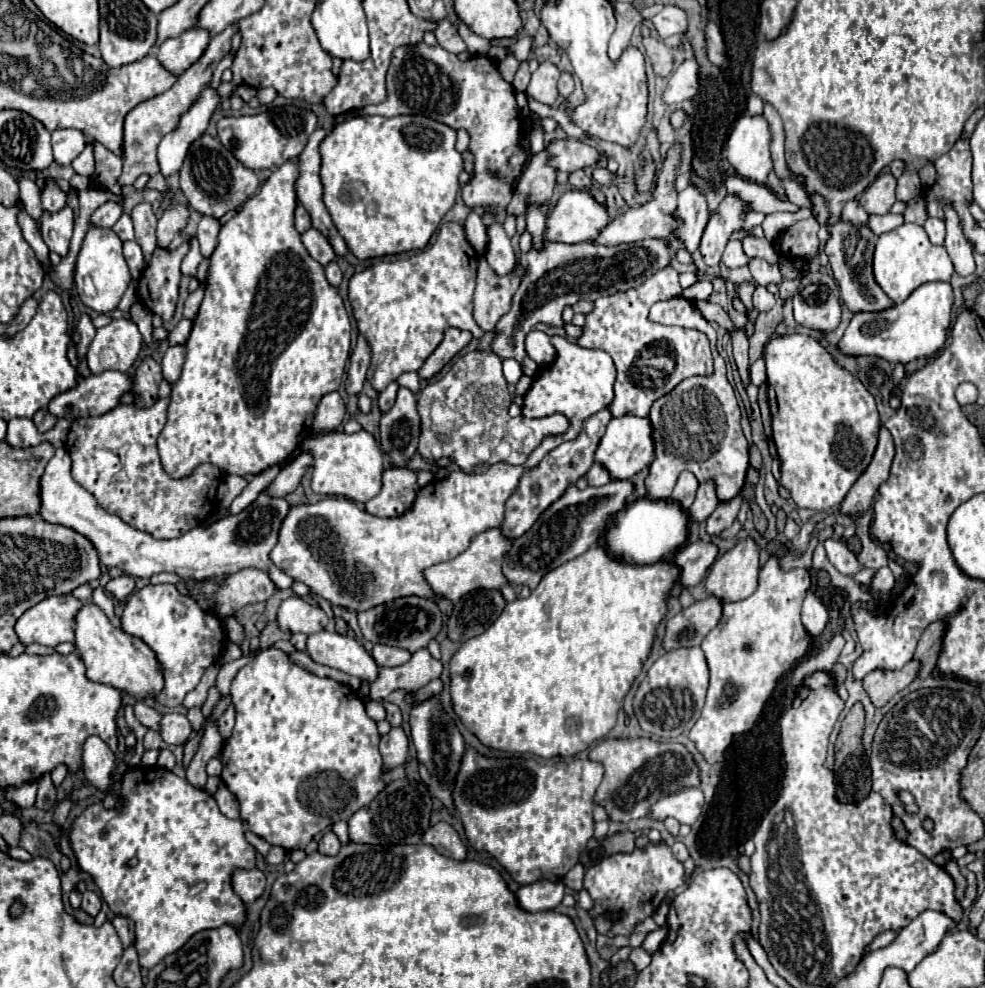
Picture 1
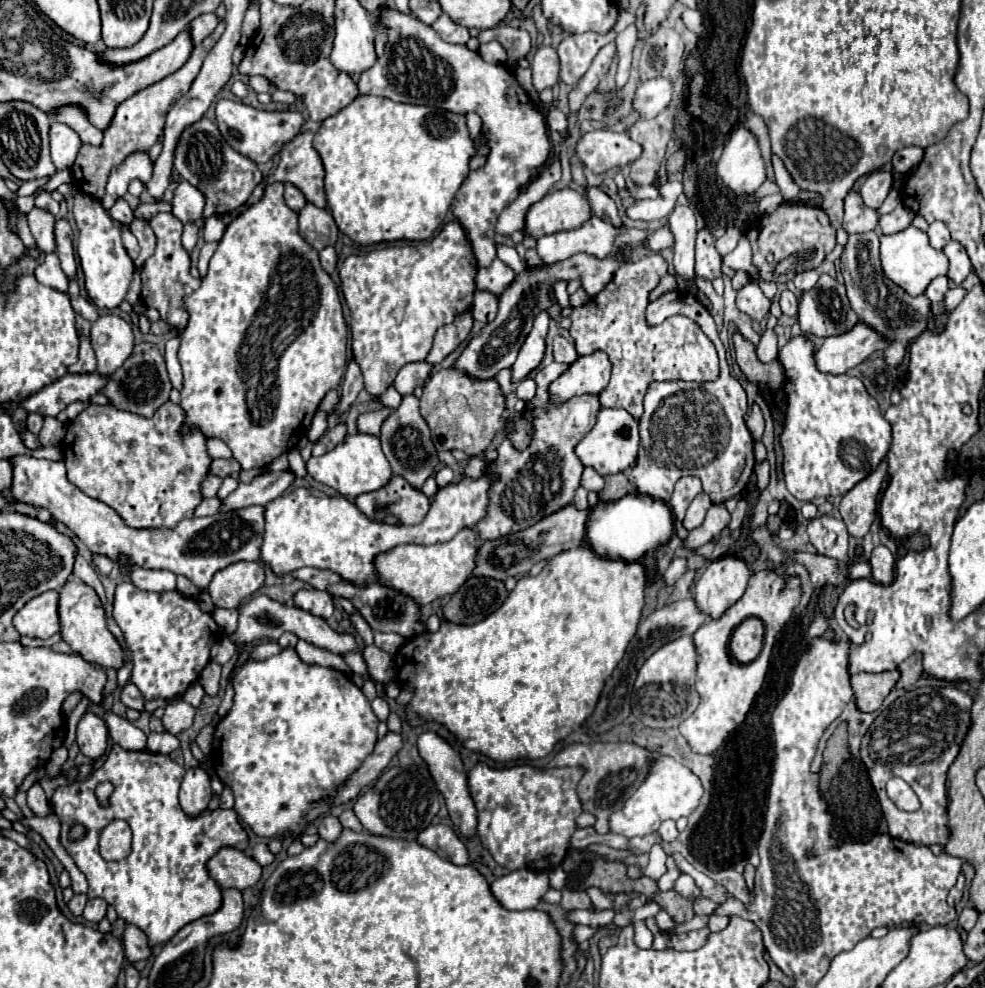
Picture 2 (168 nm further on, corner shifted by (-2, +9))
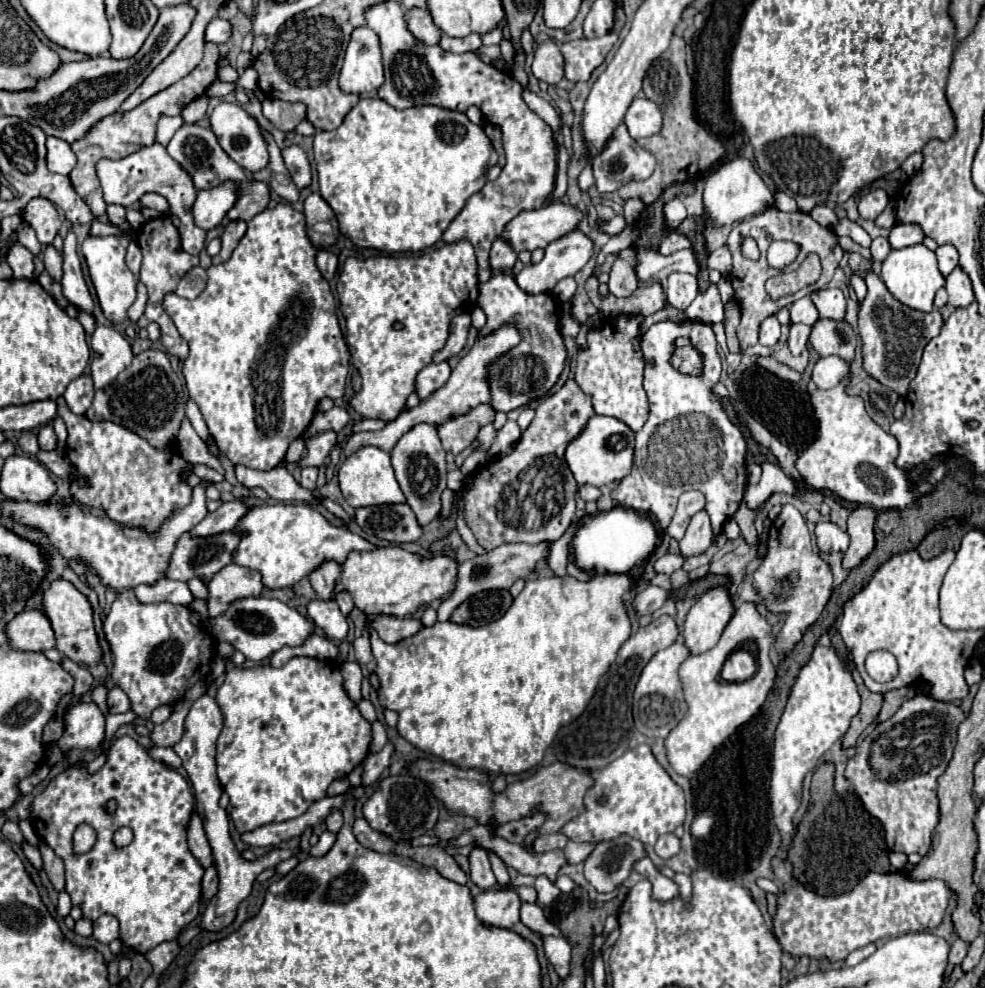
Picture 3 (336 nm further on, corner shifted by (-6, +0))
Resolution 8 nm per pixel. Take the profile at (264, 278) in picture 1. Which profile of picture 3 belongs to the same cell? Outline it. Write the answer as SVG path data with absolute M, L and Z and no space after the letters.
M279 203L275 209L265 209L263 213L259 213L257 217L253 217L247 223L247 233L243 235L243 239L239 241L239 245L235 247L235 251L227 263L211 265L207 269L207 275L209 275L207 287L197 299L189 301L175 293L165 295L165 299L163 299L163 311L171 317L179 335L183 339L189 339L189 357L185 359L185 365L183 365L183 375L187 381L189 395L199 405L199 409L207 421L207 427L209 427L211 435L215 437L215 443L219 445L221 453L227 455L235 465L245 465L245 467L259 469L259 471L269 471L269 469L277 467L285 459L289 443L293 439L301 437L303 429L307 429L307 425L311 423L311 417L315 415L315 405L323 397L339 399L345 393L351 355L349 355L345 337L341 333L339 321L335 317L335 299L331 295L329 283L323 279L323 275L319 273L319 269L315 265L315 253L317 253L317 249L307 235L307 225L305 225L303 213L295 211L289 203Z

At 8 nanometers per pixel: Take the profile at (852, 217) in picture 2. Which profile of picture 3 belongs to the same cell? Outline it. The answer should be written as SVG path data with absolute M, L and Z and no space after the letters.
M877 237L877 239L873 239L873 245L871 245L871 255L873 255L873 259L875 261L883 261L887 255L889 255L889 251L891 251L891 245L889 245L889 241L885 239L885 237Z

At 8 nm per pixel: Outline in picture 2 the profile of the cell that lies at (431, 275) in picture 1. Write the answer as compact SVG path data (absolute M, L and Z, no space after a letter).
M457 220L447 222L443 230L429 242L415 246L389 246L383 250L373 250L367 256L349 256L343 262L339 276L345 302L351 310L353 356L361 366L365 388L373 396L379 396L393 384L395 374L401 366L425 360L425 356L431 350L437 328L451 324L459 314L467 312L473 306L473 294L477 290L477 268L479 266L471 242Z

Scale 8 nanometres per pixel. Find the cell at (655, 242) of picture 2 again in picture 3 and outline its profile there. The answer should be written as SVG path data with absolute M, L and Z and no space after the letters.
M631 247L619 251L619 259L613 263L609 291L615 297L629 297L637 289L635 273L631 273Z

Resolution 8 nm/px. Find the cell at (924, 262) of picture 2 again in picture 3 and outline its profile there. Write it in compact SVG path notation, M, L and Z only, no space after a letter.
M925 245L893 249L889 253L889 257L883 261L881 279L883 279L885 287L889 289L889 293L899 303L903 303L903 305L907 305L911 309L923 311L923 313L929 313L933 309L933 297L935 297L937 289L941 289L945 285L945 279L937 269L937 257Z

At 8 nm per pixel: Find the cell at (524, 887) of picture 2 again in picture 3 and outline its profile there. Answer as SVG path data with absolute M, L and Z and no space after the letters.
M489 889L473 899L475 915L481 923L511 929L519 921L521 901L513 889Z

